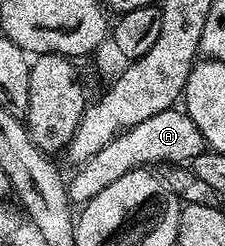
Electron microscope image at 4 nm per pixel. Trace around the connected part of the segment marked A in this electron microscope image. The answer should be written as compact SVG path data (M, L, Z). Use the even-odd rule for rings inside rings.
M184 109L164 110L148 120L143 120L143 124L135 124L129 130L116 134L106 146L95 152L95 156L91 156L91 160L80 163L76 167L77 175L73 179L70 177L67 182L70 203L87 203L96 194L103 192L107 184L115 184L119 176L132 170L152 167L152 162L189 164L195 156L205 153L206 149L199 128L195 128L191 116L186 114Z

